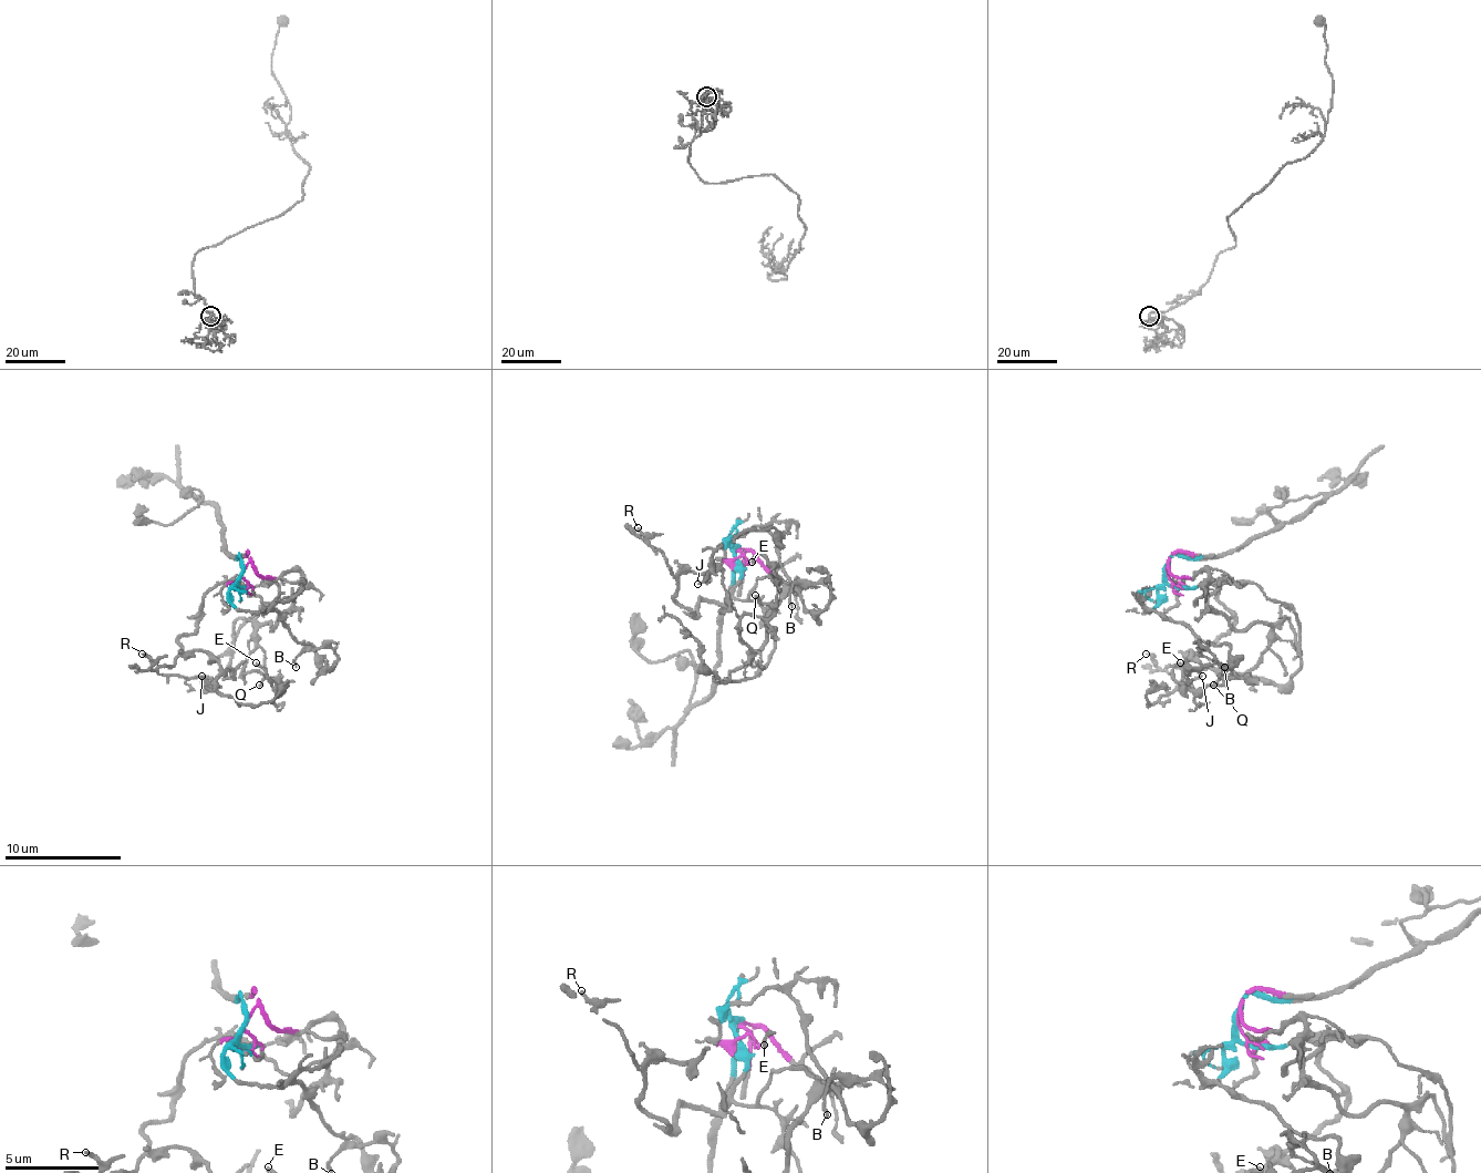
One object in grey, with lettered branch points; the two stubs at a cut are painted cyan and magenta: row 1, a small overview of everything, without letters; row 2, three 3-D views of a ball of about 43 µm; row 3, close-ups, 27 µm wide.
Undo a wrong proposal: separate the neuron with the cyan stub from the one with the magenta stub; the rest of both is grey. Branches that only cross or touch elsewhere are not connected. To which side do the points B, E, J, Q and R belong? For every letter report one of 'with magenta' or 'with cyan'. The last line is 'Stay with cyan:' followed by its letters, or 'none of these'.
B: with cyan
E: with magenta
J: with cyan
Q: with magenta
R: with cyan
Stay with cyan: B, J, R

